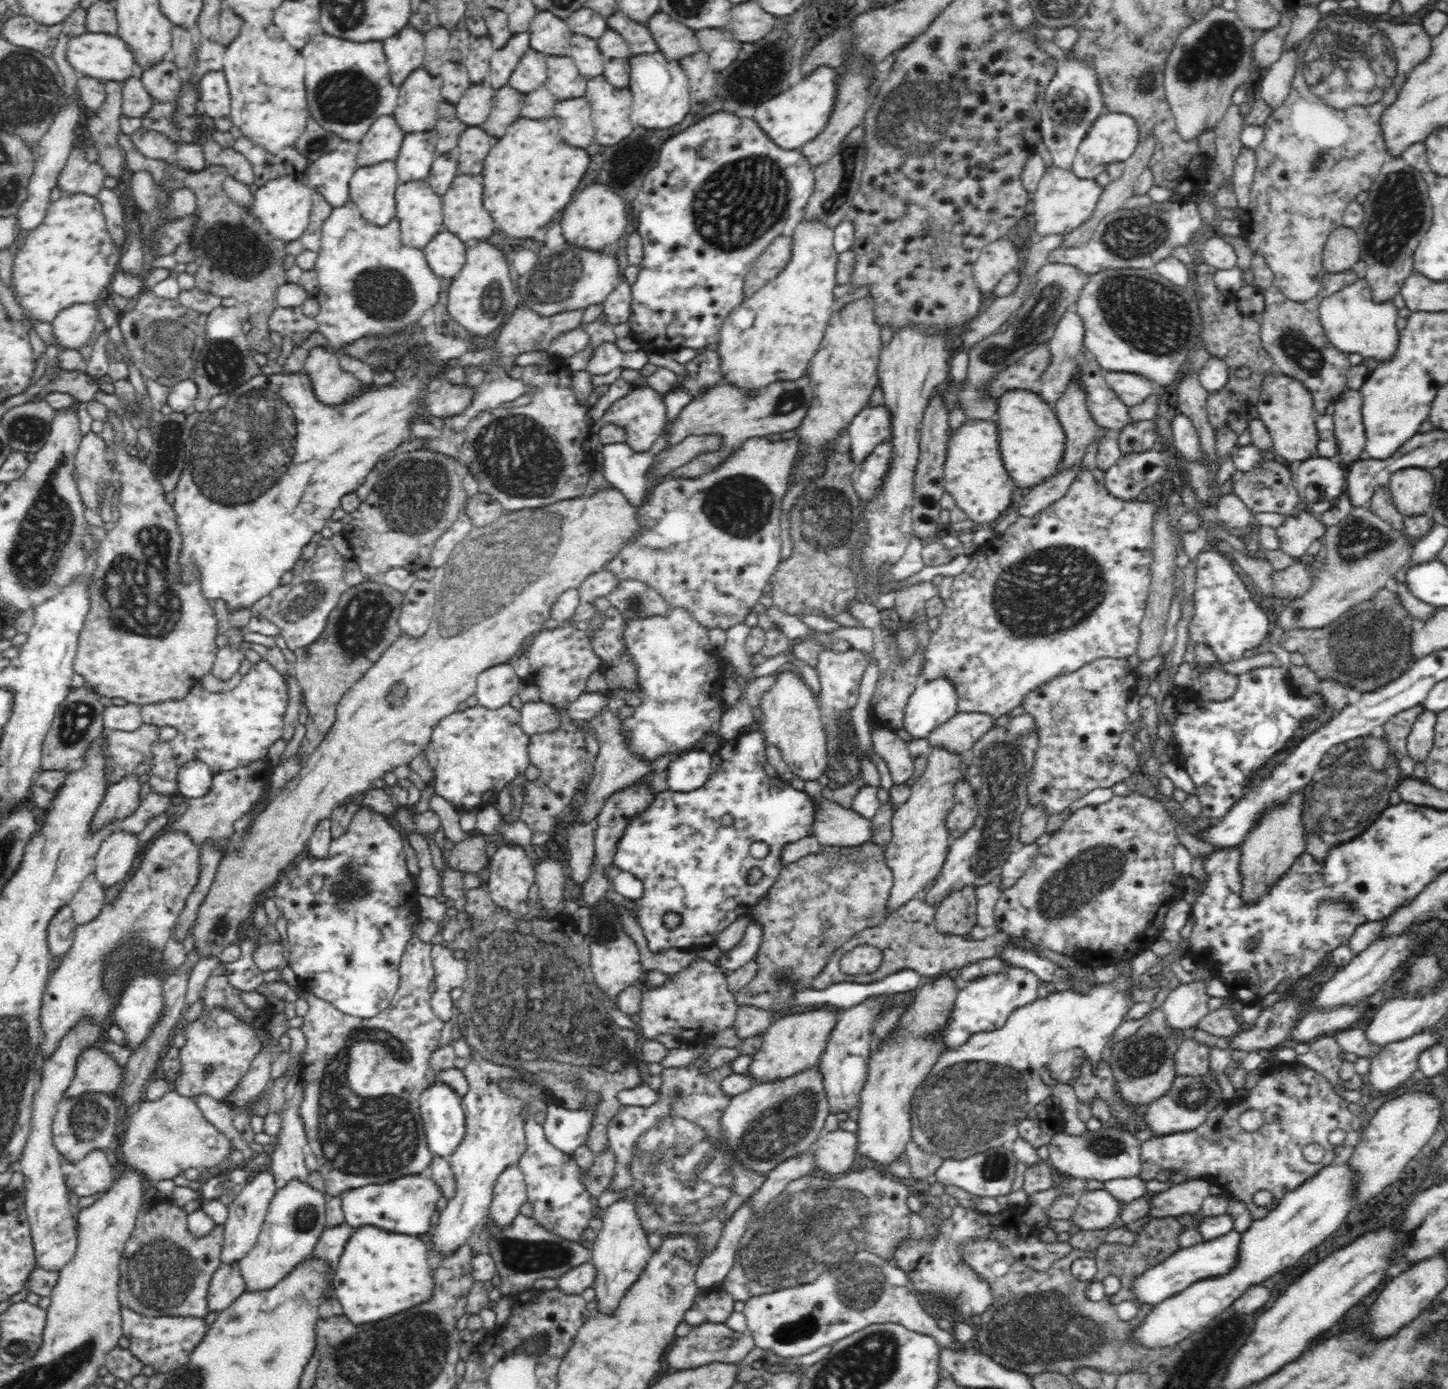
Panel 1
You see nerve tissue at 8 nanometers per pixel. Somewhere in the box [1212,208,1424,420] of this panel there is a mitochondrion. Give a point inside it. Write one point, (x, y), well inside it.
(1298, 349)

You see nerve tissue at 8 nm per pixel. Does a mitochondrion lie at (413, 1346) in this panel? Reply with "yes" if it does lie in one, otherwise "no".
yes

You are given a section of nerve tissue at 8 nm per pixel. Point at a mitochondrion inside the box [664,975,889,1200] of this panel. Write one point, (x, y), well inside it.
(777, 1130)

